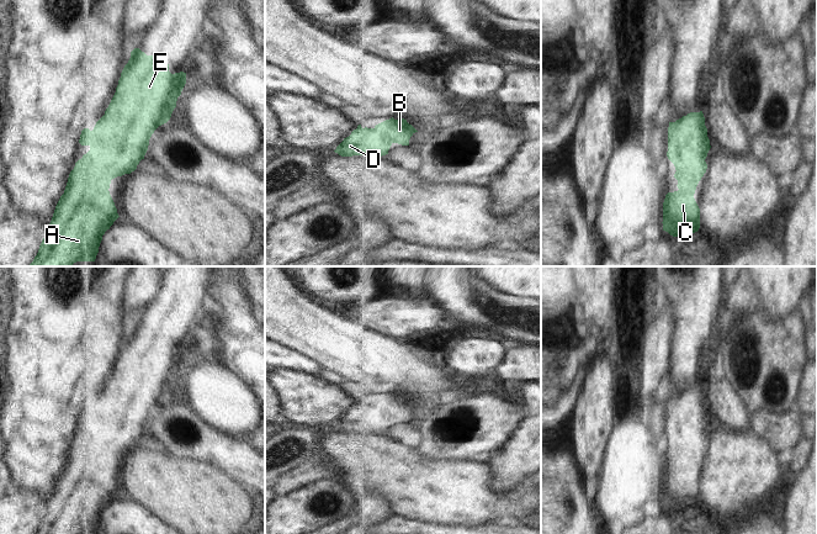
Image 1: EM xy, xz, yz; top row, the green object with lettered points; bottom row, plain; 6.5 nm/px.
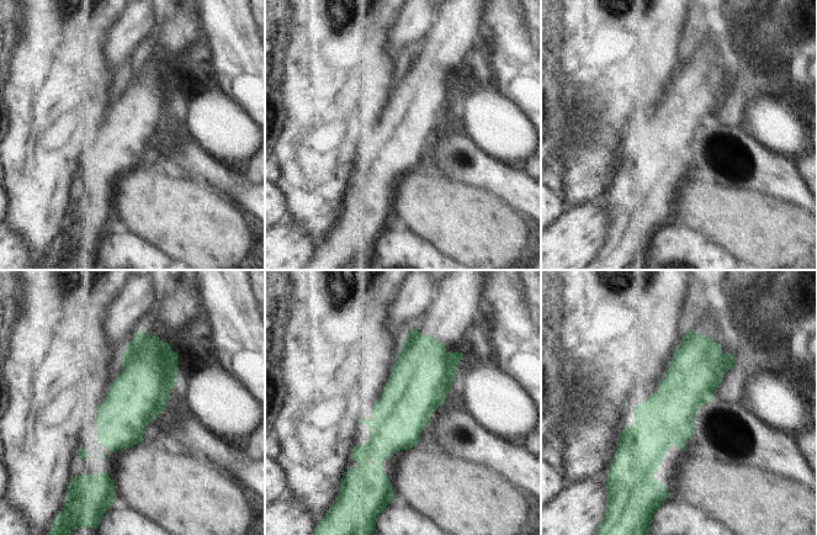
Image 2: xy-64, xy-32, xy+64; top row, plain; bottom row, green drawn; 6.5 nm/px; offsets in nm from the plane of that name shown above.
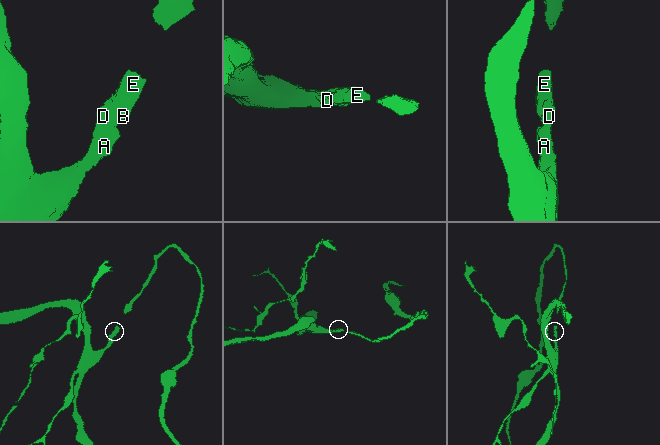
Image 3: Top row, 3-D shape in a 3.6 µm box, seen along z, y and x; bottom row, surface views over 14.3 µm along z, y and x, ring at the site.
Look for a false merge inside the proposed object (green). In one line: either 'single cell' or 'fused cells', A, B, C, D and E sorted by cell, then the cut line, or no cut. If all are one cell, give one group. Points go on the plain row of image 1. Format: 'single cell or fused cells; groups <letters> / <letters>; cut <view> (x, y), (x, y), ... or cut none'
single cell; groups A B C D E; cut none

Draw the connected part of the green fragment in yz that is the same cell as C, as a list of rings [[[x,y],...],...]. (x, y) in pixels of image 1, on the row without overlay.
[[[702,387],[690,388],[686,392],[669,398],[668,403],[668,435],[675,443],[674,454],[678,456],[678,467],[668,469],[663,479],[663,507],[673,513],[684,513],[695,509],[700,504],[700,485],[694,475],[696,462],[704,450],[707,440],[705,438],[710,427],[710,416],[705,402]]]

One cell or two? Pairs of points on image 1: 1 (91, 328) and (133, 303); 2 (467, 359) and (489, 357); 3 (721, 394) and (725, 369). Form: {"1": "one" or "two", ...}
{"1": "two", "2": "one", "3": "two"}

